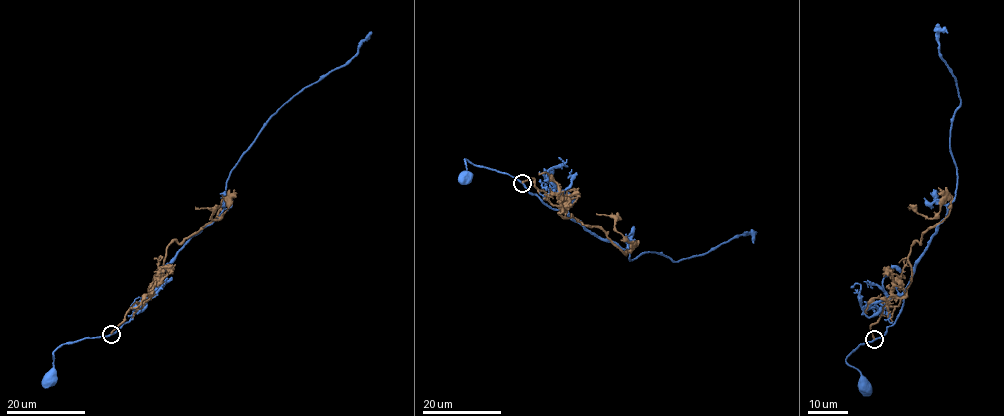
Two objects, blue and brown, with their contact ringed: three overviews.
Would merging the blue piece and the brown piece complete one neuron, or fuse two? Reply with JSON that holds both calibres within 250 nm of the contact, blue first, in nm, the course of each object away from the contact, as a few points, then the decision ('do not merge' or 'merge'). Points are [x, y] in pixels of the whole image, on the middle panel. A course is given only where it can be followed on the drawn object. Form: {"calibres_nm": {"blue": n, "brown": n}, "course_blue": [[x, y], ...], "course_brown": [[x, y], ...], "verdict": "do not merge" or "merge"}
{"calibres_nm": {"blue": 240, "brown": 220}, "course_blue": [[523, 183], [507, 174], [465, 159], [465, 176]], "course_brown": [[523, 183], [533, 178], [561, 217], [572, 214], [601, 228], [628, 252], [632, 244], [612, 217], [596, 213]], "verdict": "do not merge"}

